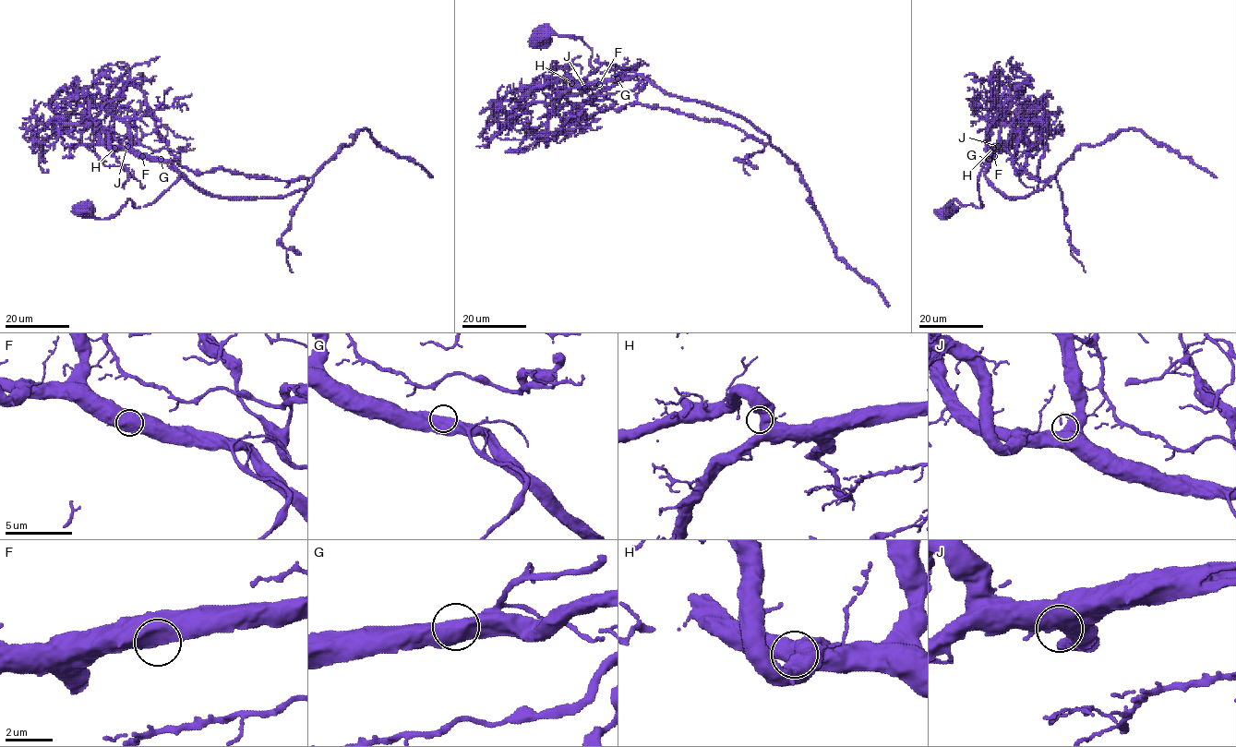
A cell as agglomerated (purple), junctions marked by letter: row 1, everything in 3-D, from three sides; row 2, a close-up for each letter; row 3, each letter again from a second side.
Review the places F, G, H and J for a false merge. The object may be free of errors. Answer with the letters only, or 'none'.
none

